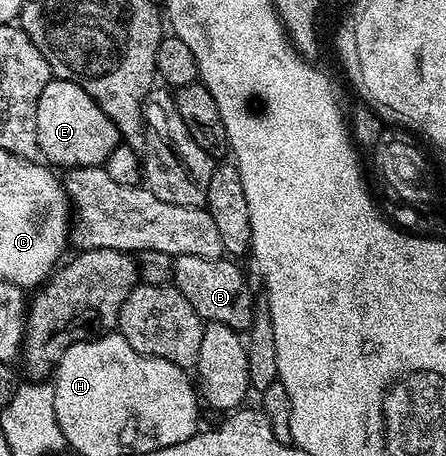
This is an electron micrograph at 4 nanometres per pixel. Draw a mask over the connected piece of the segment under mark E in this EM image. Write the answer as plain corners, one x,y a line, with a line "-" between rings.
52,77
37,100
37,140
39,153
52,167
103,166
113,148
121,145
119,129
77,84

